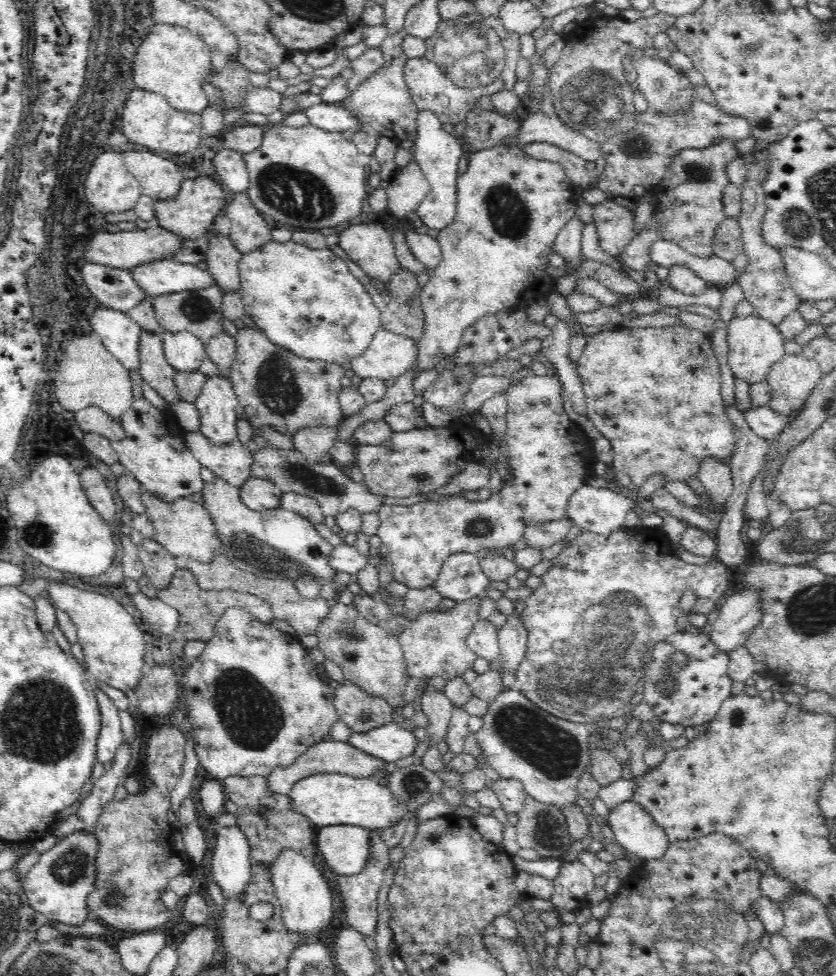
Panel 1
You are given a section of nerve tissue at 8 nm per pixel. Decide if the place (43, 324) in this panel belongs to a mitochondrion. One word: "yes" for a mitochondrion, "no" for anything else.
no

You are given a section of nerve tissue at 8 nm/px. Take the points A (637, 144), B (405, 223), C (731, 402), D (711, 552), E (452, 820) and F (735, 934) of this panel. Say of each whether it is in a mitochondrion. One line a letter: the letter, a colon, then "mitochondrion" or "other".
A: mitochondrion
B: other
C: other
D: other
E: other
F: mitochondrion

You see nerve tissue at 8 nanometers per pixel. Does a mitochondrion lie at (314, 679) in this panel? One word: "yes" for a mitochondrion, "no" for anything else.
no

